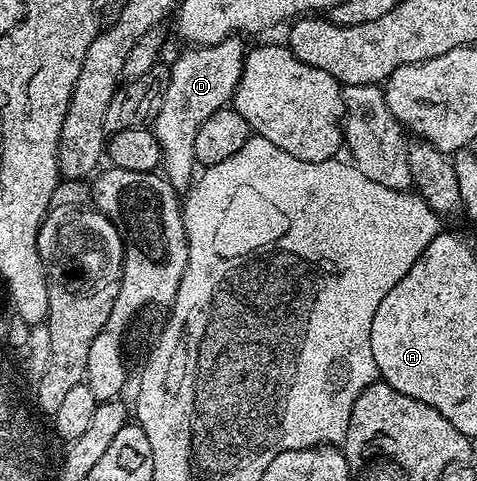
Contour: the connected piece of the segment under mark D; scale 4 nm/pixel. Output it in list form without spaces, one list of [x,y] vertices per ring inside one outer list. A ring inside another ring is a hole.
[[[230,37],[217,44],[192,46],[171,67],[171,76],[166,76],[163,99],[159,112],[153,120],[153,130],[163,154],[161,171],[168,183],[176,189],[190,188],[197,175],[195,142],[197,129],[209,121],[213,113],[232,102],[245,58],[244,41]]]

